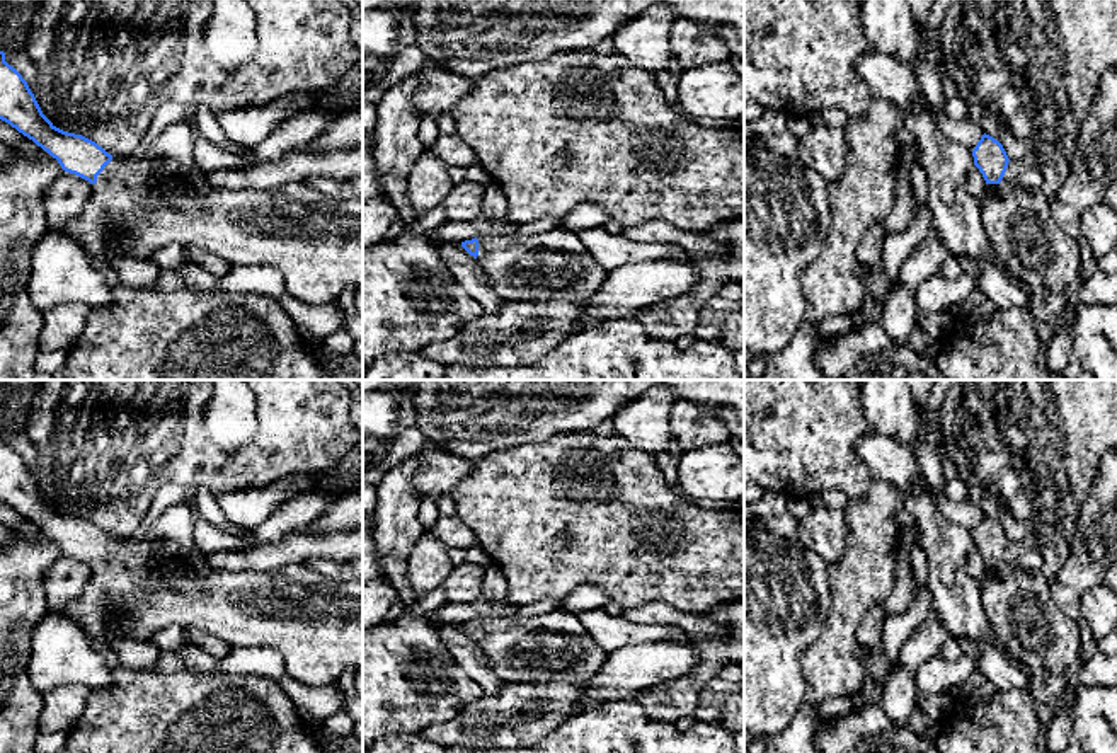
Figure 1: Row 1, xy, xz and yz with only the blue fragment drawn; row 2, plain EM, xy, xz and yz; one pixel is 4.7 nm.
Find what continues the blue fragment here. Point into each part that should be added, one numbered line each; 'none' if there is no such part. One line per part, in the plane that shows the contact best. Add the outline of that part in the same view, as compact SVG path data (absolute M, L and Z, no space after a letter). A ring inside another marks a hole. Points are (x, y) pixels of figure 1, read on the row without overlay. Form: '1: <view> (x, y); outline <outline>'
1: xy (138, 586); outline M186 503L170 506L141 540L112 538L92 566L82 593L60 613L73 620L104 651L116 639L150 641L157 630L179 625L209 632L230 647L272 647L284 658L286 673L313 688L335 685L346 670L363 668L363 579L330 579L305 564L284 566L272 572L216 572L209 567L206 554L196 547L194 513Z

